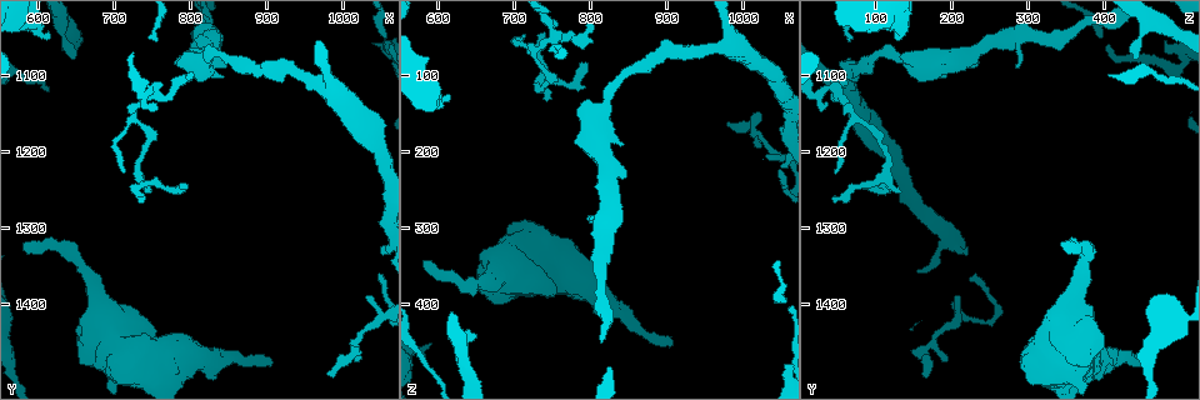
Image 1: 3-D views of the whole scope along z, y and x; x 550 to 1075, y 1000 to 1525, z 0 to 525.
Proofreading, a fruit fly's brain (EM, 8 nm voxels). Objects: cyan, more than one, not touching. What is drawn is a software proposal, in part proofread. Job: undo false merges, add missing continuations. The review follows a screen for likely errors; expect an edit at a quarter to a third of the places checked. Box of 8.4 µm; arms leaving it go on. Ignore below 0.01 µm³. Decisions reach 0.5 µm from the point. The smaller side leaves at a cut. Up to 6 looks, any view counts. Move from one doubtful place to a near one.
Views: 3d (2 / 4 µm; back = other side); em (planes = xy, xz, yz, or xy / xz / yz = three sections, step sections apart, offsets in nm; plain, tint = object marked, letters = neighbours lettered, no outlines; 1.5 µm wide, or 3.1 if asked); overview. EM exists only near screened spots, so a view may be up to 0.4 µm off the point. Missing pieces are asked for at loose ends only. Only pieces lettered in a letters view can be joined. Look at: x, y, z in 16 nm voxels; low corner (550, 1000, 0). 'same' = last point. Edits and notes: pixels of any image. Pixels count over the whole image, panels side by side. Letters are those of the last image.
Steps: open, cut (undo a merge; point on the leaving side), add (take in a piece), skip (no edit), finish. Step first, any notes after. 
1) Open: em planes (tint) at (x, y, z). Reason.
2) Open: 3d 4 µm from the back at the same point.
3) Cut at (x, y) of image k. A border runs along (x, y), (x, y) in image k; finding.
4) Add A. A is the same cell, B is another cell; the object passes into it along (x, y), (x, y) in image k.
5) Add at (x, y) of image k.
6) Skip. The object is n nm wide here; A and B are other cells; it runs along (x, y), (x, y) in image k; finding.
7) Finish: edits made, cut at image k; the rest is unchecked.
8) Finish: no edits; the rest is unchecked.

Open: em planes (letters) at (845, 1100, 190). An open end.

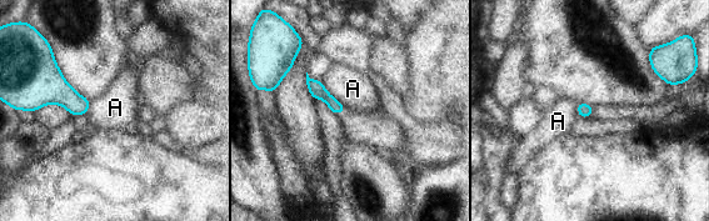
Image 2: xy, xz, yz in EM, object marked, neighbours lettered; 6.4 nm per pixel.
Skip. A is another cell; it runs along (310, 83), (340, 109) in image 2; none of them fits.

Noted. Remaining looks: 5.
Open: 3d 4 µm at (735, 1235, 105). Arms part here.

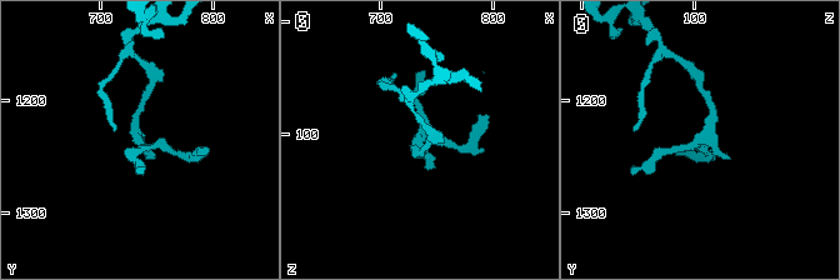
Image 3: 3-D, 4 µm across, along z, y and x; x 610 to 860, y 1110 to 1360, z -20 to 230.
Open: em yz step 8 (letters) at (736, 1234, 108).

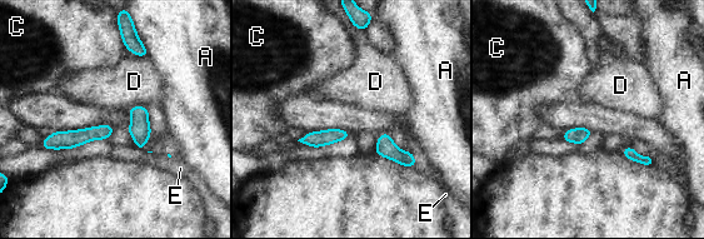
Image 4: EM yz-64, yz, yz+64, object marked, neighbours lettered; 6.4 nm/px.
Open: em planes (letters) at the same point.

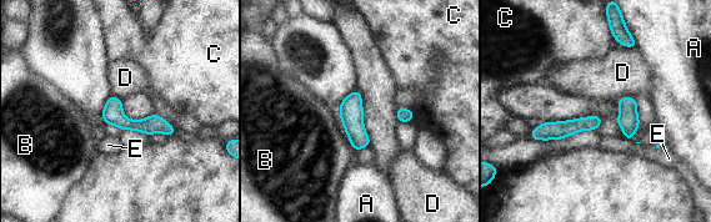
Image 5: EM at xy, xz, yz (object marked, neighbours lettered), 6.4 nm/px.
Skip. The longest contact is with D, 170 nm; A, B, C, D and E are other cells; a border runs along (614, 36), (621, 44), (636, 48) in image 5; one neuron here.

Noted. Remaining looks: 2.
Open: em planes (letters) at (910, 1480, 455). Free end.

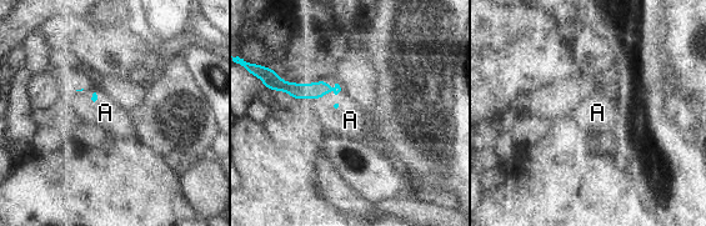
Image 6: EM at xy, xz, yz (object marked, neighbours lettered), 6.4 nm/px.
Add A. A is the same cell; the object passes into it along (316, 90), (319, 96), (350, 119) in image 6; the neuron continues.

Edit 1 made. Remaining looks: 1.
Finish: edits made, add at image 6; the rest is unchecked.

